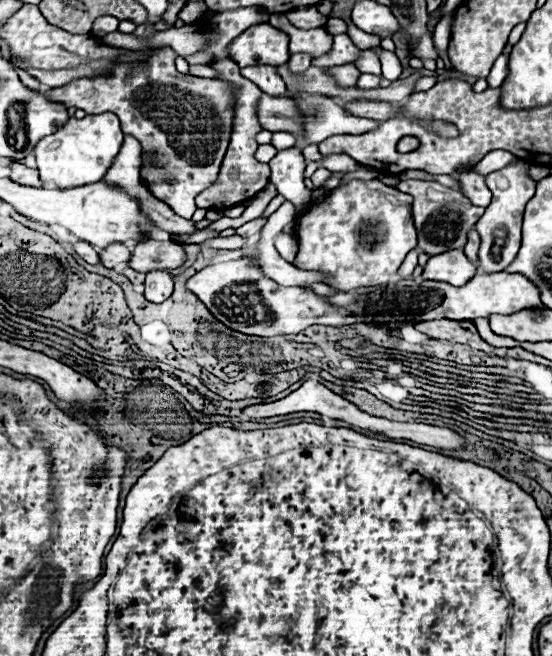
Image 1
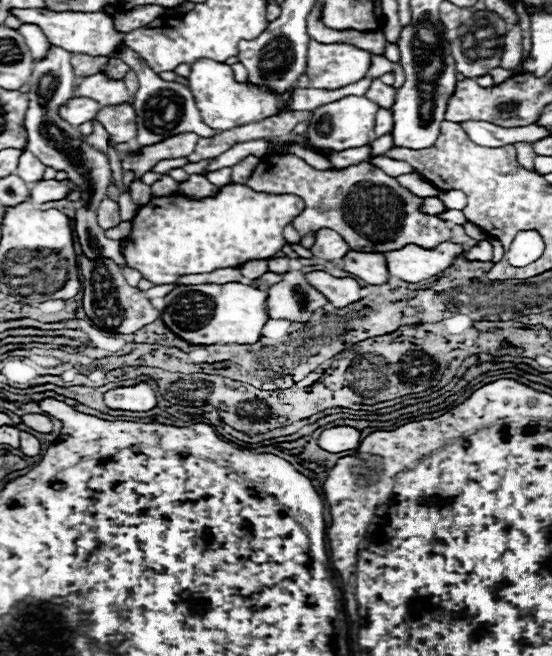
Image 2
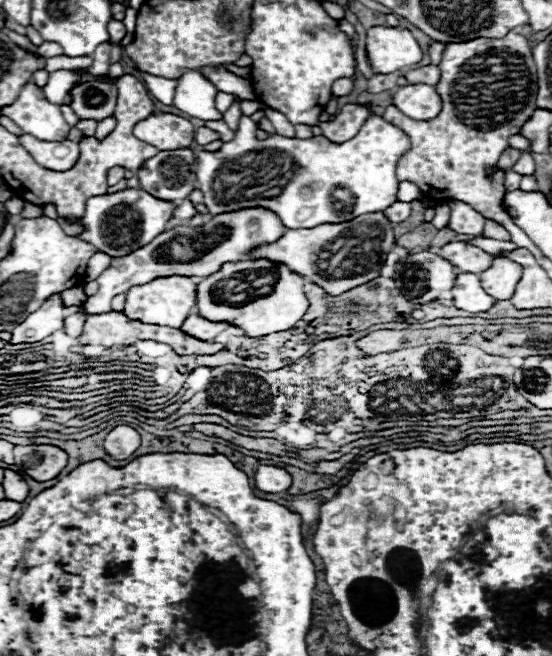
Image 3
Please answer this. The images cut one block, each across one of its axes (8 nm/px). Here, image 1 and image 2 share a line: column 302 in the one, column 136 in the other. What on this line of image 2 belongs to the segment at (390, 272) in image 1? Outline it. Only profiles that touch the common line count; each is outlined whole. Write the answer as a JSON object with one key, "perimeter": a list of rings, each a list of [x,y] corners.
{"perimeter":[[[228,184],[220,188],[218,194],[200,200],[192,200],[182,194],[152,196],[148,204],[138,208],[138,214],[132,218],[130,234],[120,240],[120,248],[126,266],[138,270],[142,278],[150,280],[152,284],[176,284],[178,278],[186,274],[206,274],[218,268],[238,268],[250,260],[272,258],[286,244],[282,236],[284,226],[292,224],[302,210],[304,202],[296,194],[266,194],[244,184]]]}

